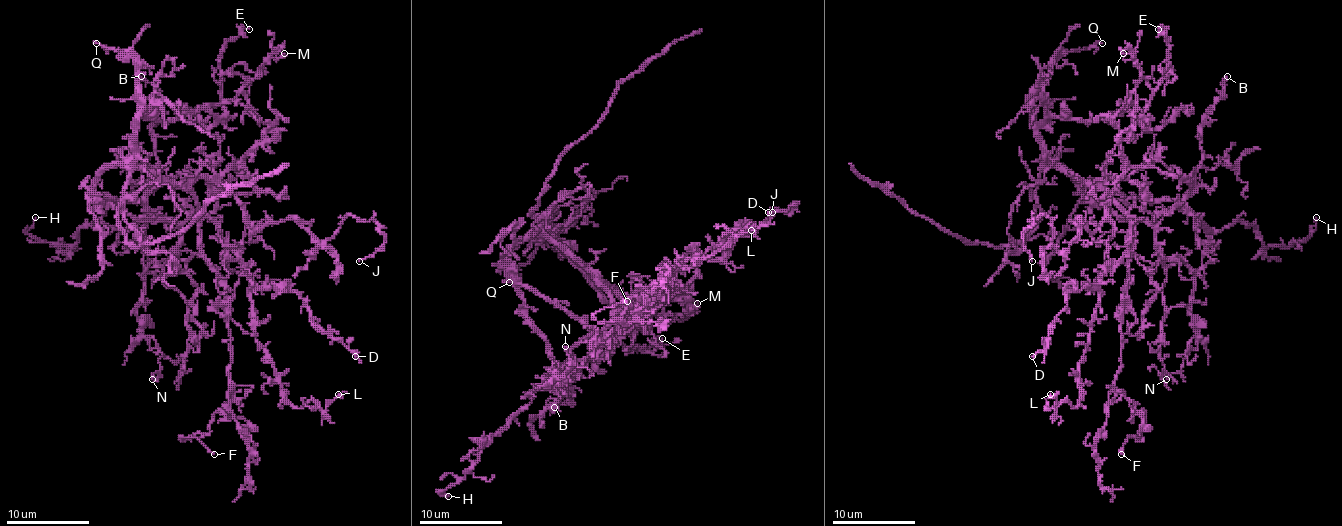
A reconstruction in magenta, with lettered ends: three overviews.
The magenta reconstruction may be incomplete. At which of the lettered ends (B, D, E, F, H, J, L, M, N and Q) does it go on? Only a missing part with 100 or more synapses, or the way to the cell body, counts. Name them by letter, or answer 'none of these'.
none of these

